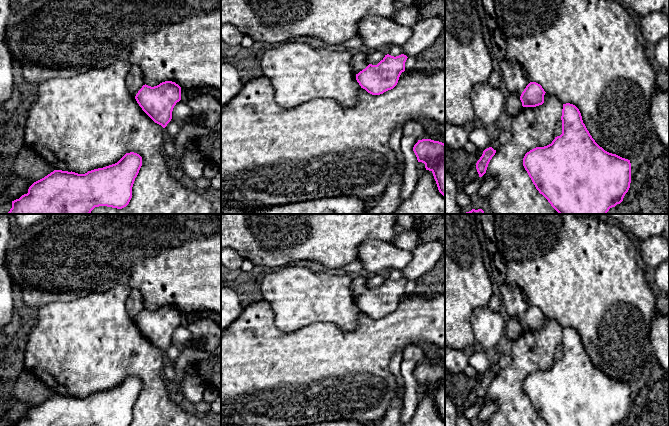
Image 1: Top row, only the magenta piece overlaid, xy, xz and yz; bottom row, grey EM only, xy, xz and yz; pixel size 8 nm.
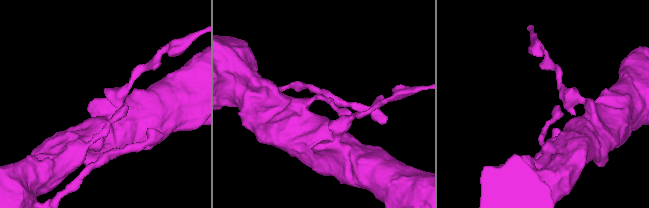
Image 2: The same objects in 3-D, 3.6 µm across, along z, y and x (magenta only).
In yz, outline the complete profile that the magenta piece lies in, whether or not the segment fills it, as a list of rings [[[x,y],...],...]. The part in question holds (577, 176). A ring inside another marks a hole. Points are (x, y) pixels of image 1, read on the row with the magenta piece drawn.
[[[563,104],[561,120],[562,134],[555,137],[551,144],[527,152],[523,158],[523,166],[536,189],[559,214],[607,214],[610,208],[623,201],[630,188],[630,160],[600,147],[587,130],[581,113],[575,105]]]

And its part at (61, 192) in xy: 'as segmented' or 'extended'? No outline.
as segmented

